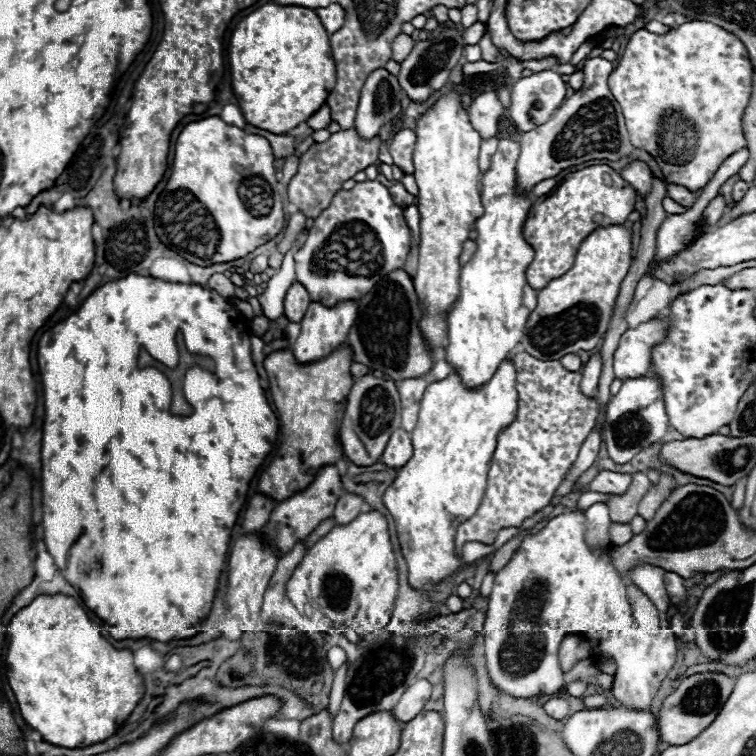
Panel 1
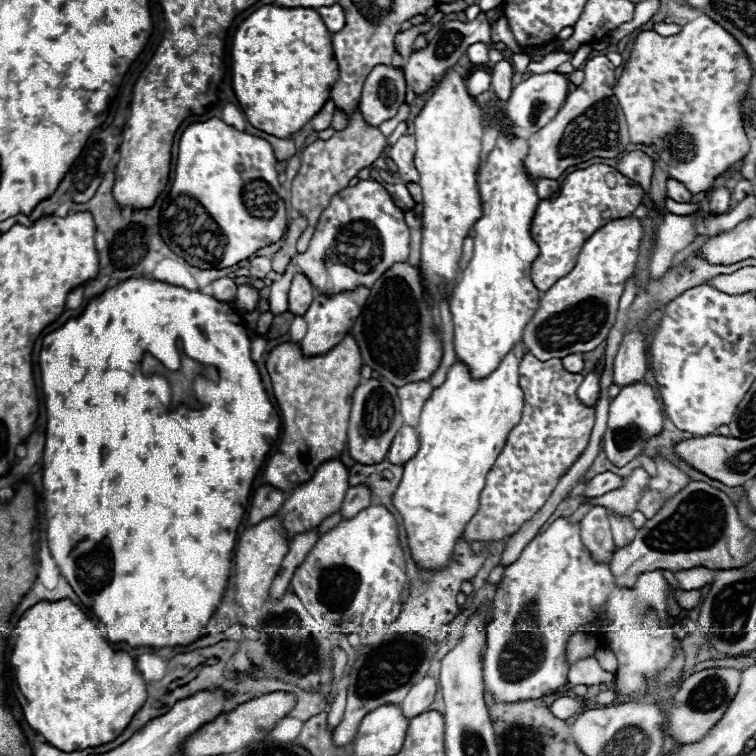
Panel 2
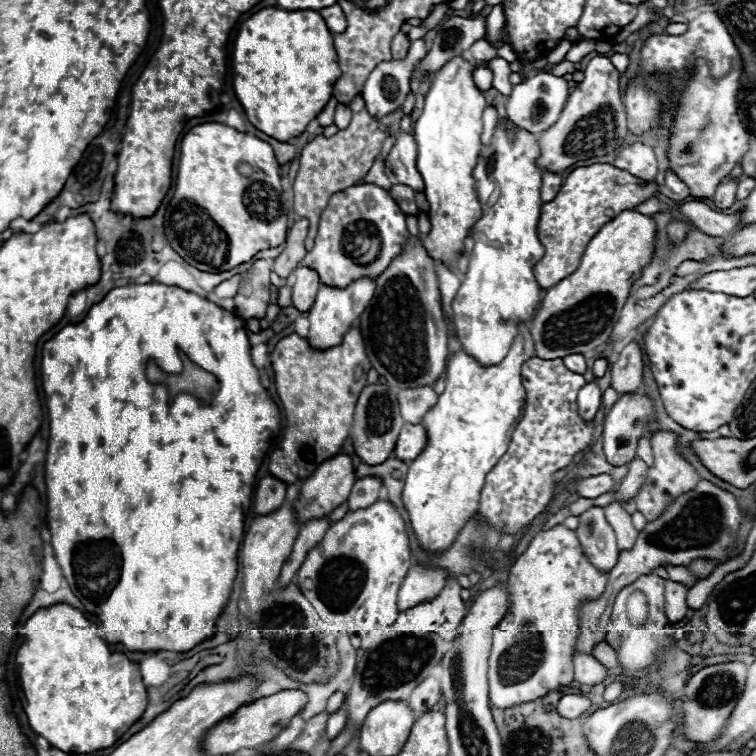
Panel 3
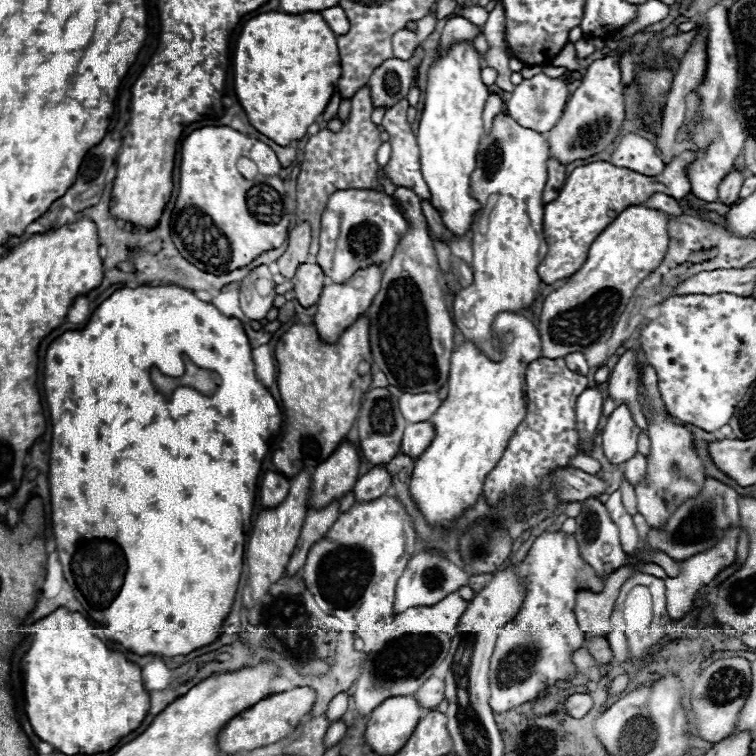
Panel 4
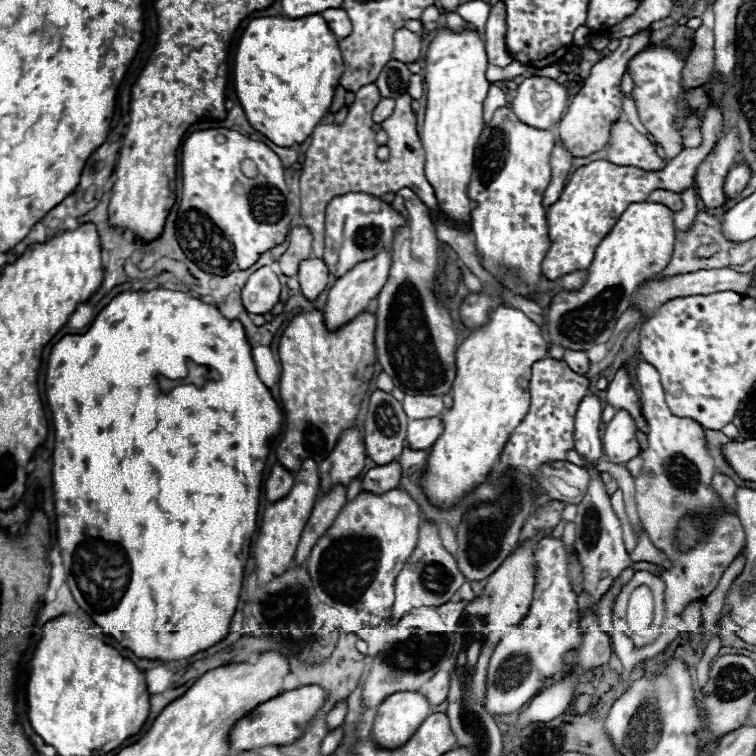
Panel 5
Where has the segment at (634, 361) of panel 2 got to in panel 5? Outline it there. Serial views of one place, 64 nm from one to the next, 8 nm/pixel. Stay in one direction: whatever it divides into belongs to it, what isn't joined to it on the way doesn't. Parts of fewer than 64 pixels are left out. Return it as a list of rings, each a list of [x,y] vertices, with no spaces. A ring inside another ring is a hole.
[[[622,366],[616,374],[614,374],[614,380],[608,384],[606,388],[608,392],[608,404],[612,404],[614,408],[624,408],[630,412],[630,416],[638,422],[642,420],[642,402],[638,398],[638,392],[636,392],[636,386],[632,382],[632,376],[628,374],[626,366]]]

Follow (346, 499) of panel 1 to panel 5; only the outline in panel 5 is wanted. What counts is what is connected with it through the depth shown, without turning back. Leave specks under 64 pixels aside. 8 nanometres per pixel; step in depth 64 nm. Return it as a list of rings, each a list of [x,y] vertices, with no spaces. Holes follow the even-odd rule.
[[[390,462],[384,466],[376,466],[364,474],[362,492],[384,494],[384,492],[396,488],[398,482],[400,482],[400,466],[398,466],[398,462]]]

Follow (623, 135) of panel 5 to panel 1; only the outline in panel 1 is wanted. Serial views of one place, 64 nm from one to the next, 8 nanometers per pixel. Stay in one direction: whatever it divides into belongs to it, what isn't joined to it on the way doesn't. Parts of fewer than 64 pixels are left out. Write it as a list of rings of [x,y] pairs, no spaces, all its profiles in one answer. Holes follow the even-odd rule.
[[[636,160],[636,162],[628,164],[620,172],[620,176],[636,190],[638,196],[646,198],[650,194],[650,190],[652,190],[652,176],[650,176],[650,170],[648,170],[648,166],[644,162]]]

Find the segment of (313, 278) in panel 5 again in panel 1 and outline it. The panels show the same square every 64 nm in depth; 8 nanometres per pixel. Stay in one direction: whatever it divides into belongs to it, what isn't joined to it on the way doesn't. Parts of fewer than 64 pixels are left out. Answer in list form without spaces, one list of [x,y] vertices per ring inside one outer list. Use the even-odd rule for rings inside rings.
[[[294,282],[290,286],[290,290],[286,292],[286,298],[284,298],[284,316],[290,320],[290,322],[300,322],[308,304],[310,304],[310,296],[306,292],[306,288],[298,282]]]

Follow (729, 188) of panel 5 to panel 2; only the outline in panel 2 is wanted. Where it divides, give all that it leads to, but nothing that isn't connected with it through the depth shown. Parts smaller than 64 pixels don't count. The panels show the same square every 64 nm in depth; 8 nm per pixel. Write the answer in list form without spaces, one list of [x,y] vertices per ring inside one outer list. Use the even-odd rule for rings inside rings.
[[[722,186],[722,188],[718,188],[718,190],[712,194],[708,212],[710,212],[712,216],[720,216],[720,214],[726,214],[728,208],[730,208],[730,192]]]

